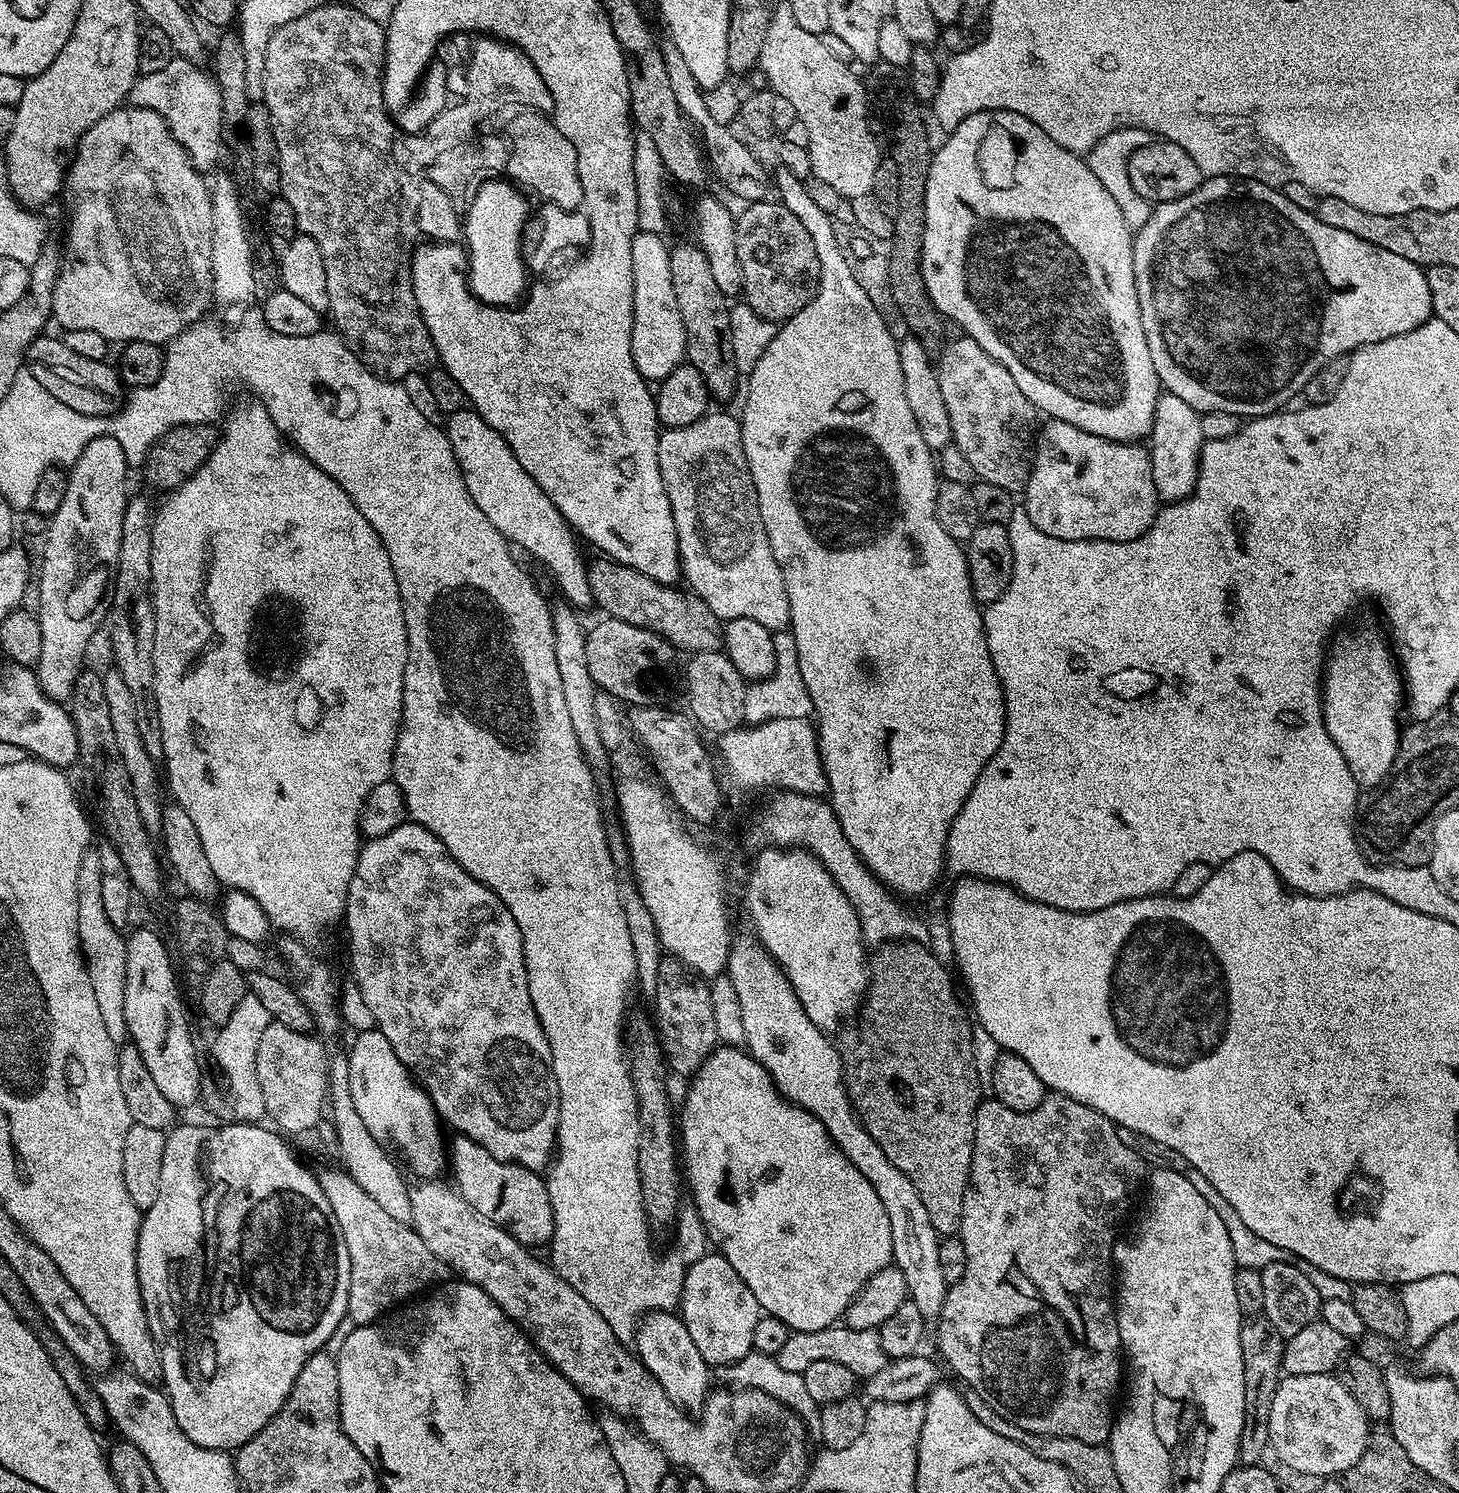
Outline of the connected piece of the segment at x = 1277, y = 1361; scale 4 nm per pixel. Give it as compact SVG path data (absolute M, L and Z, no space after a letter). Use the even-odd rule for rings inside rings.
M1248 1318L1240 1325L1240 1345L1242 1346L1244 1385L1246 1386L1246 1410L1238 1457L1241 1465L1260 1464L1263 1461L1264 1452L1266 1456L1269 1451L1268 1419L1270 1418L1270 1406L1274 1402L1274 1394L1282 1379L1285 1339L1282 1334L1278 1334L1278 1330L1274 1330L1274 1326L1267 1318Z

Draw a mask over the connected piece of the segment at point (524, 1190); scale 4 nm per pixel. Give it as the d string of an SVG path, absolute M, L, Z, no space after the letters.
M459 1134L453 1137L450 1140L450 1172L452 1168L451 1179L460 1197L470 1202L482 1218L490 1218L490 1222L502 1226L502 1230L510 1233L519 1244L551 1245L556 1223L545 1177L529 1168L494 1158L490 1150L478 1146L478 1142L470 1138Z

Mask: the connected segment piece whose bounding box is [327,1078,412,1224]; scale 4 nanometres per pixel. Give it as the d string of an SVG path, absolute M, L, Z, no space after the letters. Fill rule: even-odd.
M346 1078L340 1080L333 1079L328 1086L327 1103L330 1105L330 1119L336 1127L338 1134L338 1156L341 1156L345 1171L351 1174L354 1182L390 1214L400 1224L408 1224L411 1221L410 1196L408 1194L409 1183L404 1182L397 1161L384 1153L385 1145L379 1140L375 1140L366 1130L366 1125L362 1123L362 1118L358 1115L358 1109L354 1106L354 1098L350 1098L350 1082Z

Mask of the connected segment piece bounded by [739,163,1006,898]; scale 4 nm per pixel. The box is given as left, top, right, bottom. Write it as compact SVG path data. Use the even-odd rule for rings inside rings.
M777 163L774 170L776 171L776 188L780 191L780 196L778 195L779 203L784 204L786 210L790 210L790 214L794 214L798 218L798 222L802 222L802 226L806 226L806 230L810 230L810 239L814 242L814 250L818 250L820 285L816 291L816 297L809 304L802 306L802 310L798 310L798 314L794 314L789 320L783 321L777 327L774 342L770 342L770 346L766 346L766 354L762 354L762 358L758 358L758 366L754 366L754 370L747 373L748 397L744 400L744 416L739 417L742 446L746 454L746 462L750 466L750 474L754 478L754 490L758 490L758 510L762 514L762 526L766 526L766 538L770 538L770 550L774 550L774 558L778 562L786 582L786 594L790 598L790 631L795 642L797 642L798 666L801 667L802 679L805 682L806 690L809 691L810 698L813 700L816 745L820 751L820 761L824 767L826 782L828 783L827 795L830 797L833 812L837 816L838 825L841 826L847 842L857 852L858 858L876 876L876 879L881 881L884 887L900 898L905 898L904 896L924 896L935 886L940 871L942 873L945 871L946 857L944 851L950 834L950 826L954 822L958 810L962 810L966 798L970 798L970 790L974 790L974 782L978 782L978 774L982 774L986 762L990 762L990 758L994 758L994 754L1002 746L1004 727L1006 726L1004 691L1000 685L998 674L994 670L990 650L986 646L984 613L972 593L965 549L962 547L961 541L946 534L936 517L935 498L938 485L938 464L934 459L933 449L928 448L926 442L922 439L922 434L918 434L918 422L914 422L914 414L910 410L910 405L906 403L906 386L902 386L902 362L900 361L900 346L897 337L892 337L892 332L888 329L883 314L876 309L875 302L868 297L867 290L860 285L859 278L852 273L852 268L848 265L849 257L843 247L840 249L840 240L836 237L836 228L832 225L827 210L812 197L811 190L807 188L809 185L805 181L794 178L794 174L790 174L790 170L786 170L786 166Z

